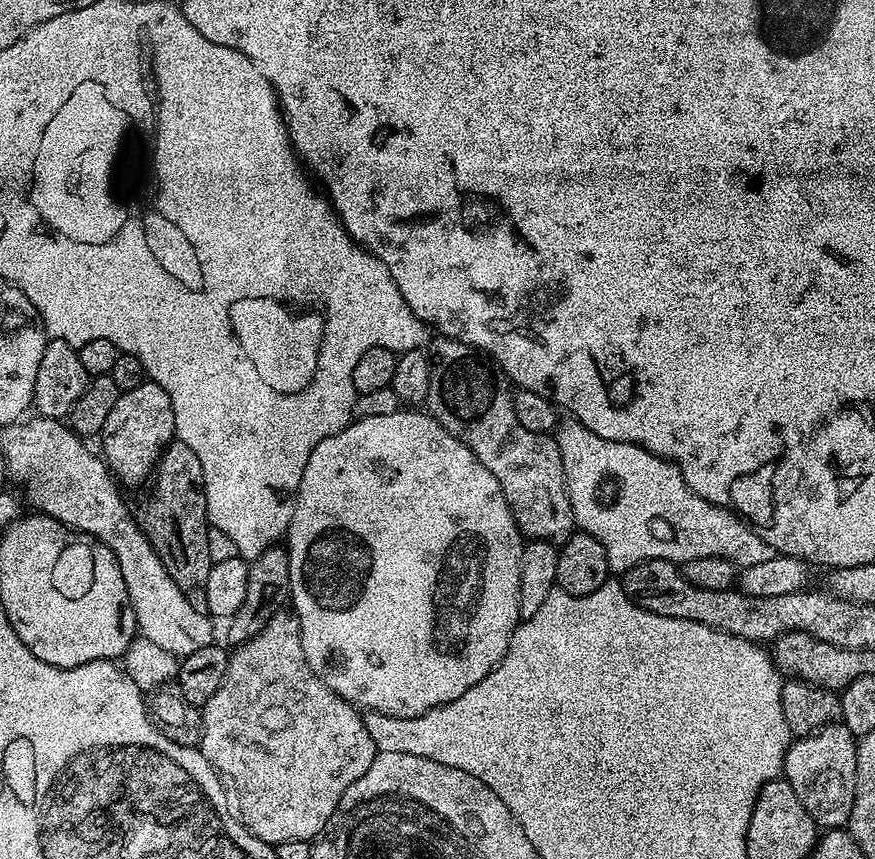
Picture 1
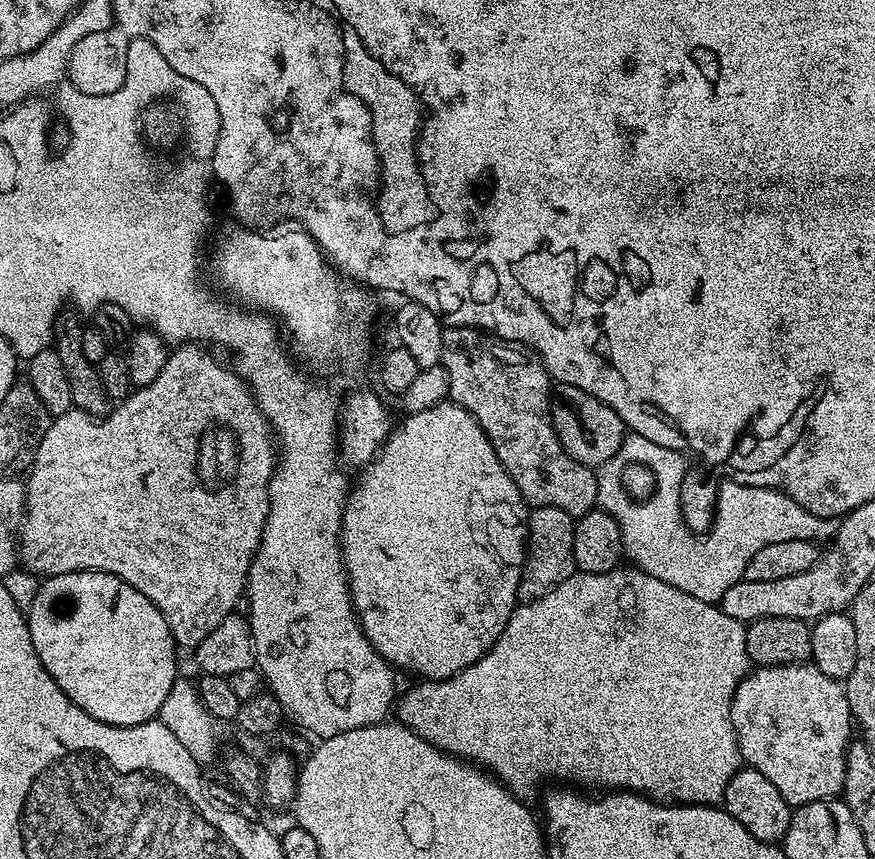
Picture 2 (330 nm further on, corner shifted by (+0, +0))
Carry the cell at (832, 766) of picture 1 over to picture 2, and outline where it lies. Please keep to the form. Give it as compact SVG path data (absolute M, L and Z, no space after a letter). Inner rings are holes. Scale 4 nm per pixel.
M779 664L773 668L760 666L749 671L737 686L732 699L732 721L741 761L774 782L774 786L778 786L778 794L782 794L790 806L830 800L843 793L846 754L853 739L852 728L854 732L852 711L844 693L844 684L822 674L815 664Z

